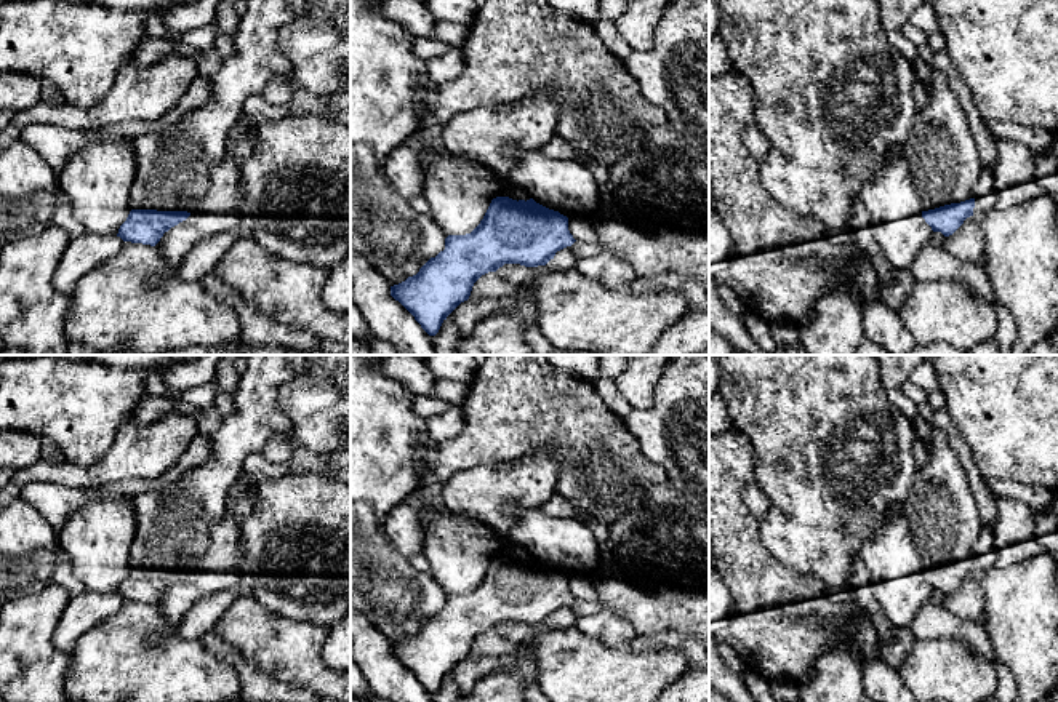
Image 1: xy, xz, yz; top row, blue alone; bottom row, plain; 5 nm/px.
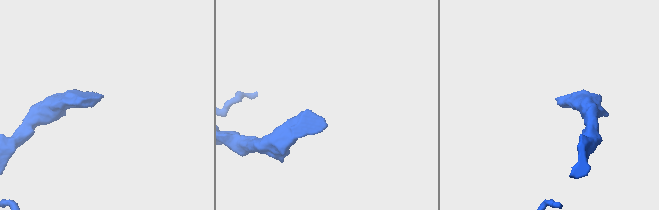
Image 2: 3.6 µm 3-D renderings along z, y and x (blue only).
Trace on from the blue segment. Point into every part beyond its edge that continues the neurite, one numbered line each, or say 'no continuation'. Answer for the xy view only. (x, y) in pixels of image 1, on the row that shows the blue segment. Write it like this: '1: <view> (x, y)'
1: xy (173, 165)

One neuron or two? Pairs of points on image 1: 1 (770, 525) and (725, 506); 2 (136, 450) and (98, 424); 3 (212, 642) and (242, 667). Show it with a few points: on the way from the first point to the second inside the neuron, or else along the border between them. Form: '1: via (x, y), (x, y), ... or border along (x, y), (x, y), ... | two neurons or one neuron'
1: border along (757, 518), (761, 541), (773, 555) | two neurons
2: border along (135, 411), (120, 426), (112, 445), (90, 464) | two neurons
3: via (220, 648), (234, 659) | one neuron

